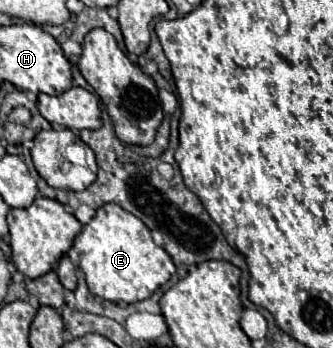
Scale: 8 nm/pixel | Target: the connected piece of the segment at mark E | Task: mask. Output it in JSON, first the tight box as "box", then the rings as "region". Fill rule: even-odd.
{"box":[73,204,175,302],"region":[[[105,204],[93,220],[83,226],[73,242],[79,252],[79,268],[85,272],[89,290],[111,302],[139,302],[149,298],[175,272],[175,264],[163,246],[153,242],[149,228],[117,204]]]}

